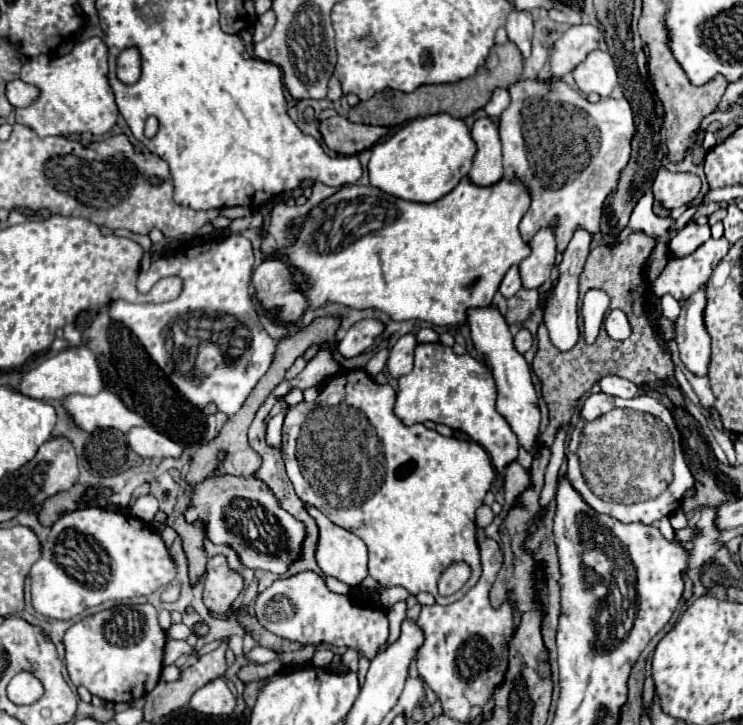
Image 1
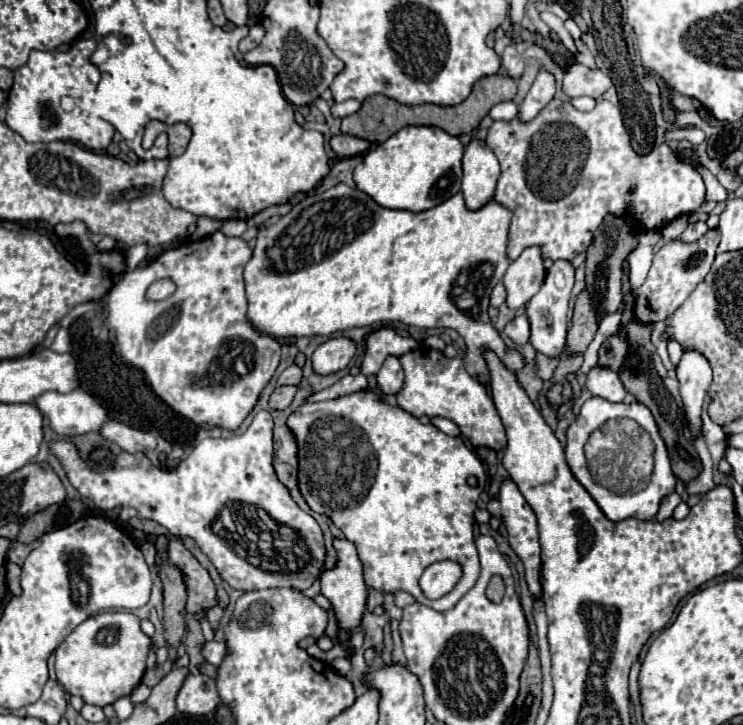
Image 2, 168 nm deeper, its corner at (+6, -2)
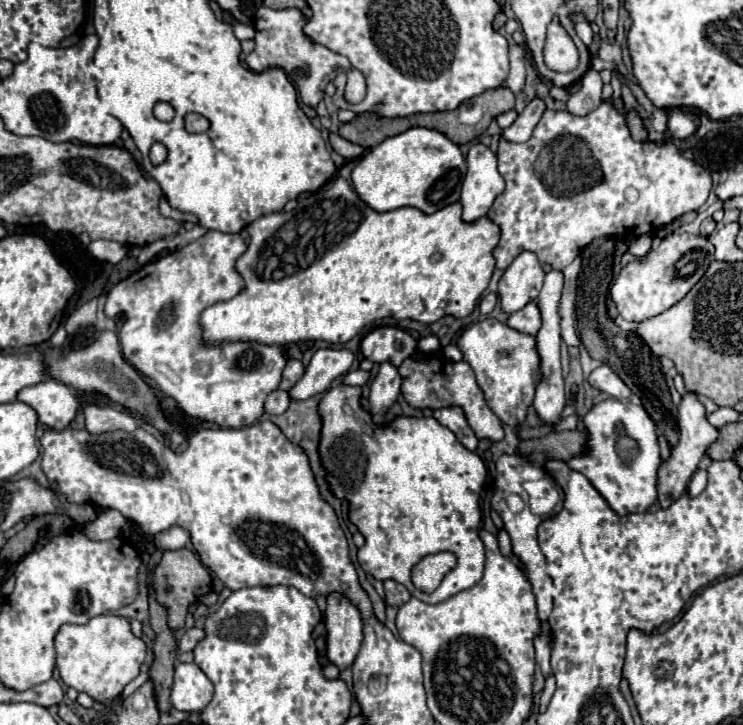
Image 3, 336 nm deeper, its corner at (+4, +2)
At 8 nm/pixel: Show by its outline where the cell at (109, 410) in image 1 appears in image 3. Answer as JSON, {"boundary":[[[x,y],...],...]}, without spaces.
{"boundary":[[[46,380],[18,392],[18,400],[32,406],[42,424],[54,430],[64,430],[82,408],[74,398],[74,390],[56,380]]]}

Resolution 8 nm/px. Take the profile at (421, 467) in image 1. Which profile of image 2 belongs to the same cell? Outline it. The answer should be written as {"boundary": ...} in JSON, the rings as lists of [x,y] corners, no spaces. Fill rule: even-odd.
{"boundary":[[[366,390],[366,392],[354,392],[354,394],[348,394],[348,396],[340,396],[340,398],[334,398],[334,400],[326,400],[326,402],[306,402],[304,406],[300,406],[290,418],[288,418],[288,426],[290,430],[294,432],[296,440],[298,440],[298,460],[300,460],[300,472],[298,472],[298,480],[300,480],[300,490],[306,498],[306,502],[310,504],[310,508],[314,512],[320,512],[320,514],[326,514],[342,532],[344,536],[356,544],[358,548],[358,558],[362,562],[362,568],[364,568],[364,582],[366,586],[374,588],[374,590],[380,590],[380,592],[398,592],[398,590],[404,590],[408,594],[414,596],[416,602],[424,604],[424,606],[430,606],[434,610],[450,610],[478,580],[480,576],[480,562],[478,562],[478,552],[476,552],[476,544],[474,544],[474,510],[476,510],[476,502],[478,502],[478,496],[480,492],[485,489],[488,482],[486,466],[482,460],[478,457],[476,452],[470,448],[466,448],[464,440],[462,438],[452,438],[452,436],[446,436],[444,432],[440,432],[438,428],[434,428],[432,424],[422,424],[418,418],[414,418],[412,414],[404,412],[400,406],[390,406],[386,402],[382,402],[374,392]],[[438,560],[452,560],[456,564],[462,566],[462,578],[460,578],[454,589],[442,596],[440,600],[428,600],[420,586],[418,586],[418,580],[424,572],[426,566],[430,566],[432,562],[438,562]]]}

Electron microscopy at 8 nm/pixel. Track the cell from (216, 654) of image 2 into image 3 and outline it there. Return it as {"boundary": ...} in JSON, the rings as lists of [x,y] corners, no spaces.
{"boundary":[[[190,628],[190,630],[186,630],[186,634],[182,636],[182,640],[178,642],[178,650],[180,650],[180,652],[194,650],[196,644],[198,644],[202,638],[204,638],[204,630],[200,630],[200,628]]]}

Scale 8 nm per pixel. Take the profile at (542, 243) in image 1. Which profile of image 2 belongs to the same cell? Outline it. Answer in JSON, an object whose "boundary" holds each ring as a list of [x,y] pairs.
{"boundary":[[[538,246],[526,248],[506,270],[502,282],[506,286],[508,298],[506,306],[512,310],[524,308],[530,298],[540,290],[546,270],[542,266],[542,256]]]}

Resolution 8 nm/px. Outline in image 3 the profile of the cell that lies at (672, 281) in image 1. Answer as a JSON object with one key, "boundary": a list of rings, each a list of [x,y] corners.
{"boundary":[[[670,234],[658,248],[654,248],[644,262],[630,262],[620,270],[620,276],[610,288],[610,296],[618,306],[618,312],[628,322],[644,322],[662,314],[676,302],[680,302],[690,288],[704,276],[708,264],[714,260],[714,248],[708,238],[694,234]]]}

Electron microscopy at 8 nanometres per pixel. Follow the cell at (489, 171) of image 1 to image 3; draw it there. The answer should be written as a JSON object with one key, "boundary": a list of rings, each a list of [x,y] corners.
{"boundary":[[[476,142],[470,148],[466,160],[468,174],[460,196],[464,208],[462,218],[474,222],[488,214],[494,198],[504,190],[504,180],[496,168],[496,154],[482,142]]]}

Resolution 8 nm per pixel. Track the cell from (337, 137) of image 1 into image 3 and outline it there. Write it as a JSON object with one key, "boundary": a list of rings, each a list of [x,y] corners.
{"boundary":[[[330,134],[330,144],[332,144],[332,148],[334,148],[342,158],[346,158],[346,160],[356,160],[356,158],[360,158],[360,156],[364,154],[364,148],[362,148],[362,146],[352,144],[352,142],[344,140],[344,138],[338,136],[338,134]]]}

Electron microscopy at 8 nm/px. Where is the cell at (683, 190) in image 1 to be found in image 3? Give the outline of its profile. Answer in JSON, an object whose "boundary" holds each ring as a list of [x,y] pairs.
{"boundary":[[[602,102],[586,116],[576,116],[568,110],[546,110],[528,142],[514,144],[500,138],[496,156],[506,188],[494,200],[488,216],[502,230],[494,250],[500,270],[524,250],[534,252],[540,264],[562,270],[598,236],[612,234],[622,238],[628,234],[628,238],[634,238],[652,234],[682,214],[698,210],[714,186],[710,172],[684,158],[672,142],[636,142],[630,136],[624,116],[610,102]]]}

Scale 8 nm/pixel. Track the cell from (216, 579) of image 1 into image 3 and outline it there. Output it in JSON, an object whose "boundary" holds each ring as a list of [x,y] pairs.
{"boundary":[[[166,550],[160,564],[154,570],[154,582],[156,582],[156,598],[160,604],[168,608],[168,626],[178,630],[184,626],[188,606],[196,602],[200,596],[208,594],[212,588],[212,578],[208,570],[202,566],[202,562],[196,558],[192,550]]]}

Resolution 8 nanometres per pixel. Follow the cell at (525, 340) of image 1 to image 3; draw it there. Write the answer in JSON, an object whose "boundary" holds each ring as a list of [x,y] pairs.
{"boundary":[[[530,302],[522,310],[510,314],[508,326],[522,332],[522,334],[536,336],[536,332],[540,330],[540,310],[538,310],[538,306],[534,302]]]}

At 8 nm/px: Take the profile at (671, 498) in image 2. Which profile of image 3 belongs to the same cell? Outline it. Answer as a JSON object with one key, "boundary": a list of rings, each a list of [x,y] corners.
{"boundary":[[[688,390],[682,396],[682,402],[680,402],[678,410],[680,410],[680,414],[678,414],[680,442],[678,442],[676,448],[672,448],[670,460],[664,462],[660,466],[660,472],[658,472],[658,502],[660,502],[660,508],[668,508],[670,504],[674,504],[686,492],[686,484],[688,484],[690,476],[698,470],[698,464],[700,464],[702,456],[710,448],[710,444],[714,444],[720,438],[718,430],[706,420],[706,408],[698,400],[698,394],[694,390]]]}

